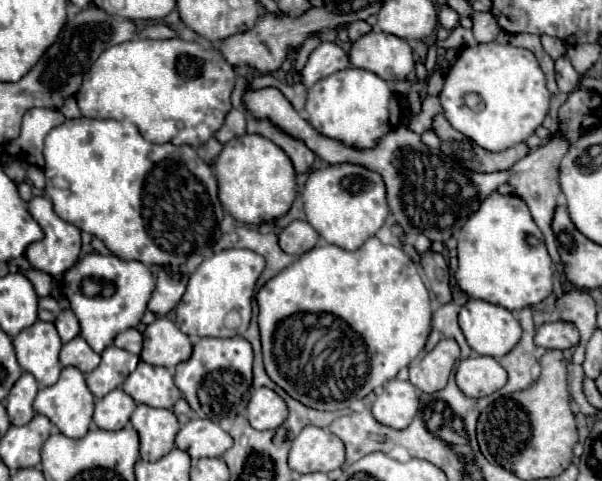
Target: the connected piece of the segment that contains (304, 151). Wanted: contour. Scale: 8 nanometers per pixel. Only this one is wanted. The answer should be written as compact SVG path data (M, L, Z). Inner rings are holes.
M266 126L264 136L270 138L274 144L278 144L288 154L288 158L292 160L298 174L306 174L312 168L316 156L304 144L300 144L300 140L292 140L288 134L284 134L272 126Z

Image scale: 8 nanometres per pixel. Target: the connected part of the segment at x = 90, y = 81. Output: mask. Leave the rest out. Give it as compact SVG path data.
M134 38L124 44L116 44L100 54L96 64L86 72L80 90L76 92L76 102L86 118L114 118L126 120L138 126L140 134L146 140L156 144L188 144L198 148L214 136L222 126L224 116L230 112L230 92L234 88L234 70L218 52L208 52L196 42L174 40L150 40Z

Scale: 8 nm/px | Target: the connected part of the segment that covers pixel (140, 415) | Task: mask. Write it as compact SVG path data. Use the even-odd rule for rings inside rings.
M138 404L130 422L140 436L142 460L156 462L174 448L174 436L180 426L170 410Z

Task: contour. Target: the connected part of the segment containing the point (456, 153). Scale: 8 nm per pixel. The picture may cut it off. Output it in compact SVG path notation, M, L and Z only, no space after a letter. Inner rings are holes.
M438 114L434 118L434 132L440 136L442 152L446 148L446 154L452 156L456 162L460 162L464 168L472 172L500 172L500 170L510 170L518 160L522 160L530 148L528 144L516 144L508 150L502 152L488 152L474 144L470 138L454 130L448 120Z

